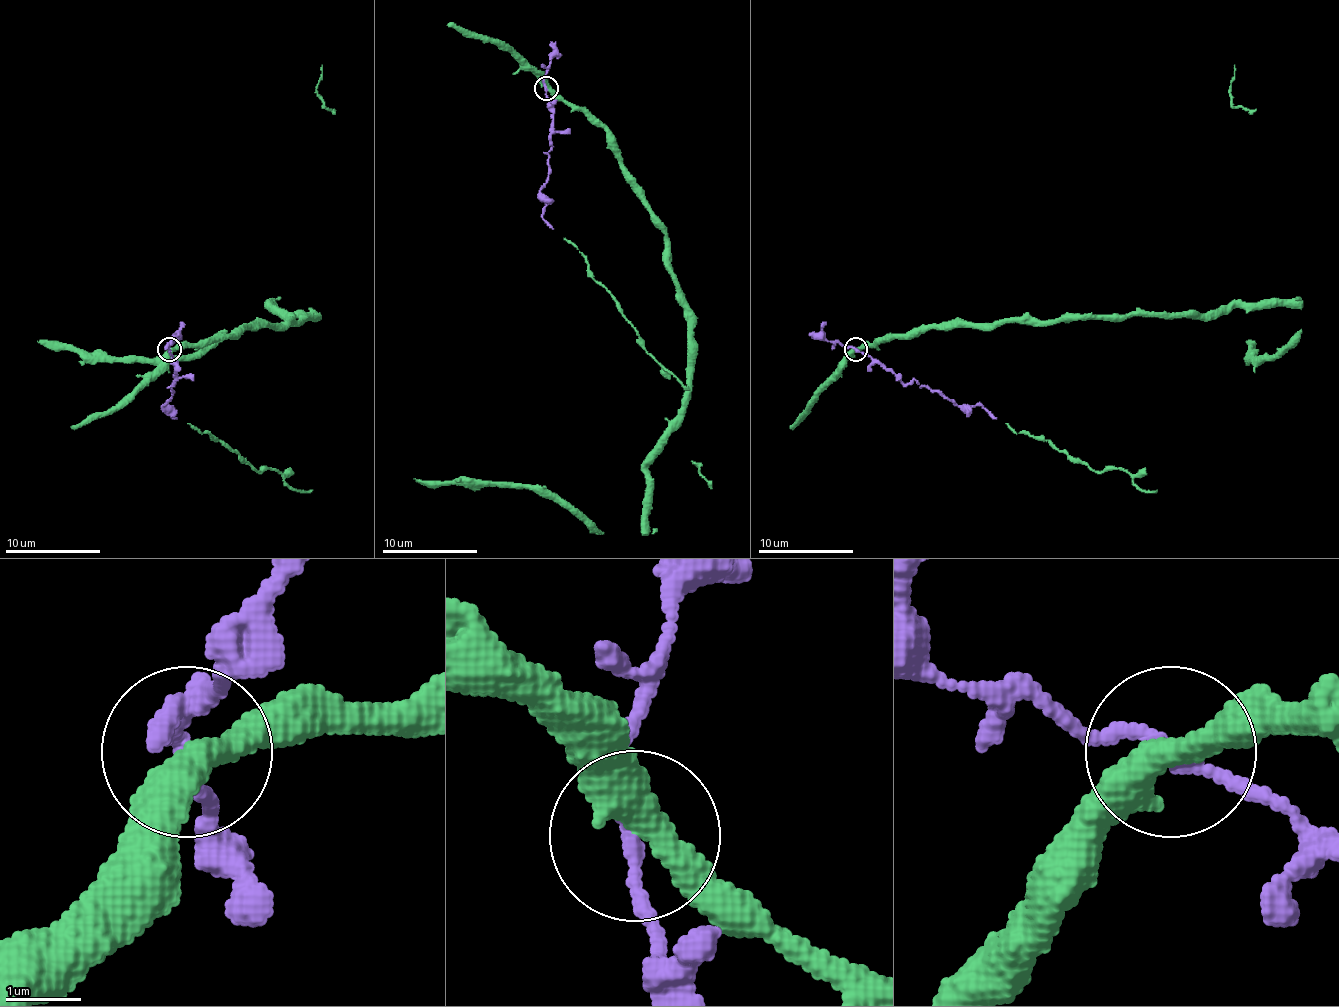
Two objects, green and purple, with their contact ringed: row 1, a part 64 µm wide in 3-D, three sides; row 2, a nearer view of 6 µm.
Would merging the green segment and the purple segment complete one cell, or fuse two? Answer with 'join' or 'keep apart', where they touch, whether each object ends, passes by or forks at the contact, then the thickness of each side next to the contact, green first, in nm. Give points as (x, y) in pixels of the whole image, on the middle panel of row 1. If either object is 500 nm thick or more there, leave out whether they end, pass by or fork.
join | (546, 88) | green passes by | purple passes by | 440/190 nm

